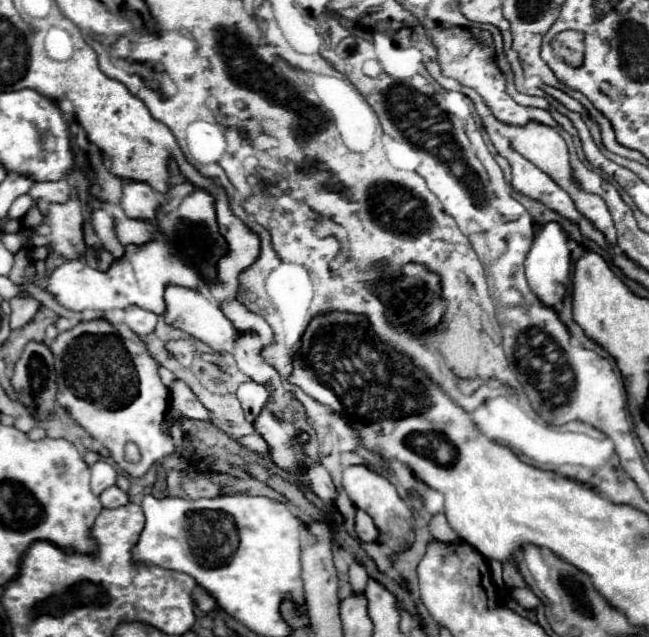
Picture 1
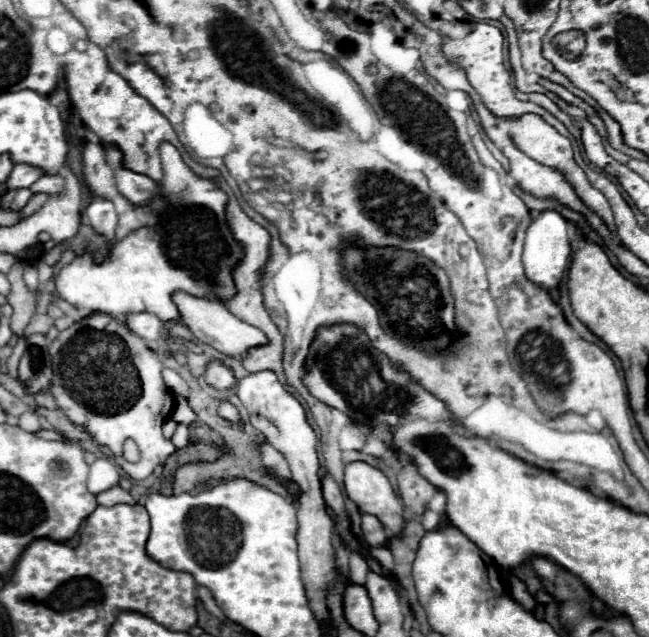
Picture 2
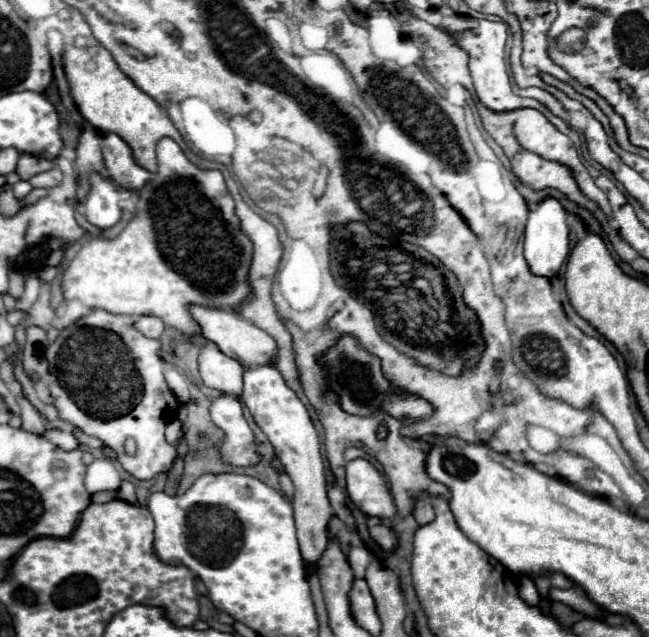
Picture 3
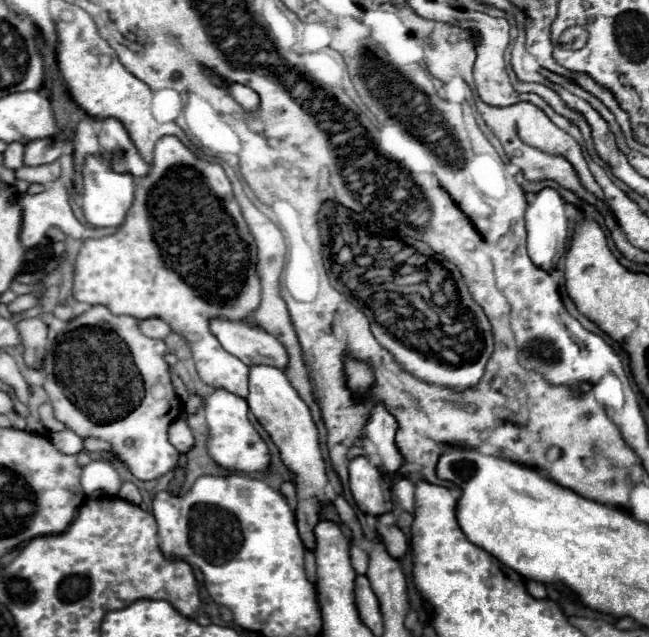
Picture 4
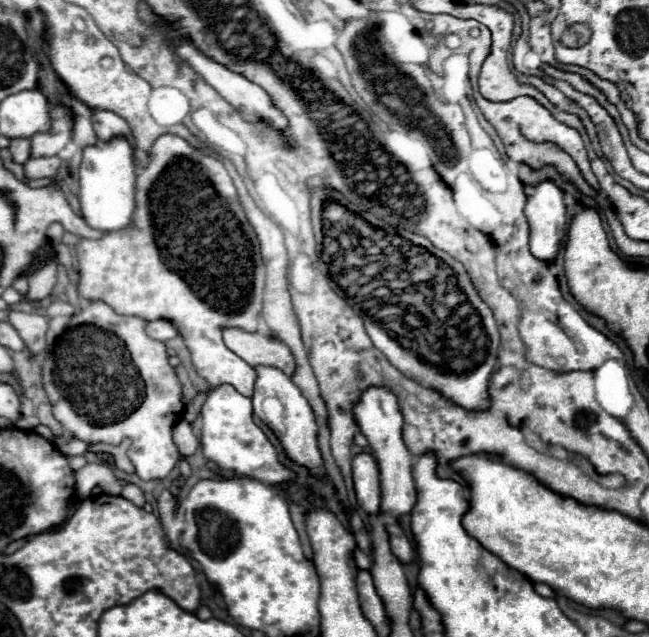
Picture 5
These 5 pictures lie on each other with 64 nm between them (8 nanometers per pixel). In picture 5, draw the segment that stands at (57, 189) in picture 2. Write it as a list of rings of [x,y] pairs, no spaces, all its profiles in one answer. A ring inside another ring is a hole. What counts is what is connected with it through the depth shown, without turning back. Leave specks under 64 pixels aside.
[[[32,156],[24,164],[28,178],[56,178],[58,168],[60,168],[58,156],[38,156],[38,158]]]

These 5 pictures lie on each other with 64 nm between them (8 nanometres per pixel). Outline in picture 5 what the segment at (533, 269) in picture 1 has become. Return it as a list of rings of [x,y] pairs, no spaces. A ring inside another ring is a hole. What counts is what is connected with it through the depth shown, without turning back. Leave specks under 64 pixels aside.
[[[544,180],[534,186],[534,194],[528,198],[524,214],[530,222],[530,250],[536,258],[552,262],[558,254],[560,242],[566,236],[566,208],[562,190]]]

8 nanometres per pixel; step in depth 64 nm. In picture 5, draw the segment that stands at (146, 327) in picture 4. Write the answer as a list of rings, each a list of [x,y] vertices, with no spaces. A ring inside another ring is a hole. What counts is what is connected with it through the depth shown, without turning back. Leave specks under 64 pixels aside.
[[[154,320],[154,322],[148,322],[146,332],[148,332],[150,338],[162,340],[162,342],[168,342],[168,340],[172,340],[172,338],[178,336],[178,330],[176,330],[168,320]]]

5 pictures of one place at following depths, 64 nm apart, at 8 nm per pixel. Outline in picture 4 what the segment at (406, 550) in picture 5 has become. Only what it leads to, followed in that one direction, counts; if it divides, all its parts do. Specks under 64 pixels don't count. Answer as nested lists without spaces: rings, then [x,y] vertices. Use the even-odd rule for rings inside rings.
[[[378,524],[378,532],[384,538],[384,544],[386,544],[390,556],[394,556],[394,558],[404,558],[406,556],[408,540],[406,540],[404,532],[396,524],[392,524],[392,526]]]

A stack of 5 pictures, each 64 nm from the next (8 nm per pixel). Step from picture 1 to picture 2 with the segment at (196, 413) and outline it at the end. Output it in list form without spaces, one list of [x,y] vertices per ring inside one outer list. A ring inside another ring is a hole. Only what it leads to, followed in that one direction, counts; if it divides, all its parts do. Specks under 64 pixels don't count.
[[[176,396],[176,410],[172,416],[176,422],[180,424],[192,424],[196,420],[196,414],[192,412],[192,408],[188,406],[188,400],[182,396]]]

